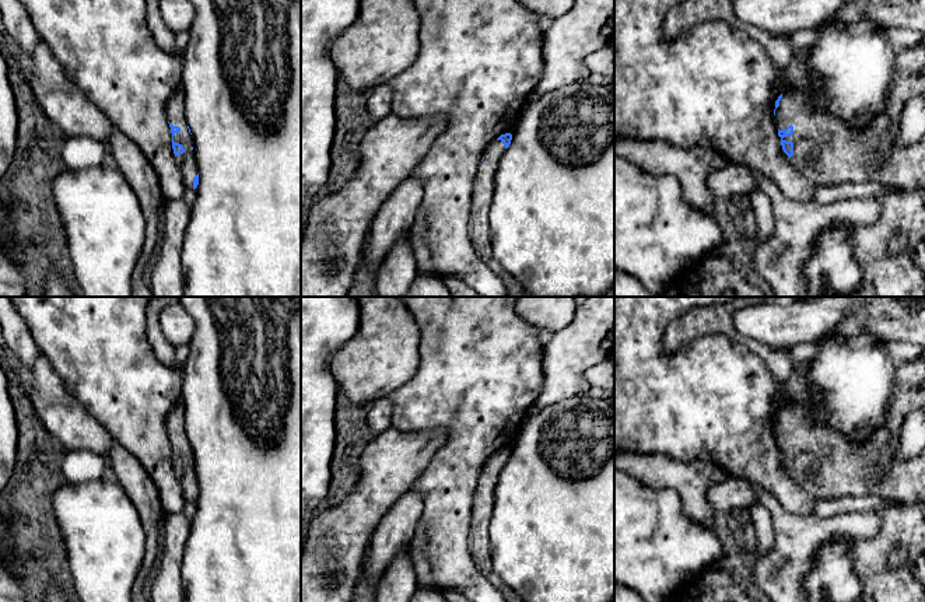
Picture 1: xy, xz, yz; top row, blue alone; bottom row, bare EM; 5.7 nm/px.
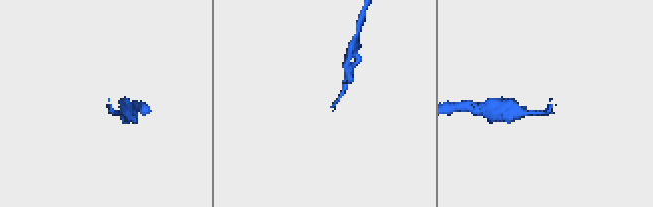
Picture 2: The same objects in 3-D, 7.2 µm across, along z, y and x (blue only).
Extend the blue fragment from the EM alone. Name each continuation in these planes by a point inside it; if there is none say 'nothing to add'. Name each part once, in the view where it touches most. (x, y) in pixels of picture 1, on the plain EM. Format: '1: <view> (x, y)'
1: yz (826, 464)

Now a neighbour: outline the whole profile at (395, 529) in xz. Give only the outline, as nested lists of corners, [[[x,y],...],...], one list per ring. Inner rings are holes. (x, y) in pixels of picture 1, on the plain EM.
[[[407,491],[382,517],[367,550],[362,574],[378,584],[395,556],[410,542],[424,510],[423,496]]]

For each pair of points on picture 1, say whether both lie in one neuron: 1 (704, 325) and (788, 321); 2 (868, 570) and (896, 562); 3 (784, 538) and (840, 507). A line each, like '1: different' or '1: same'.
1: different
2: different
3: different

